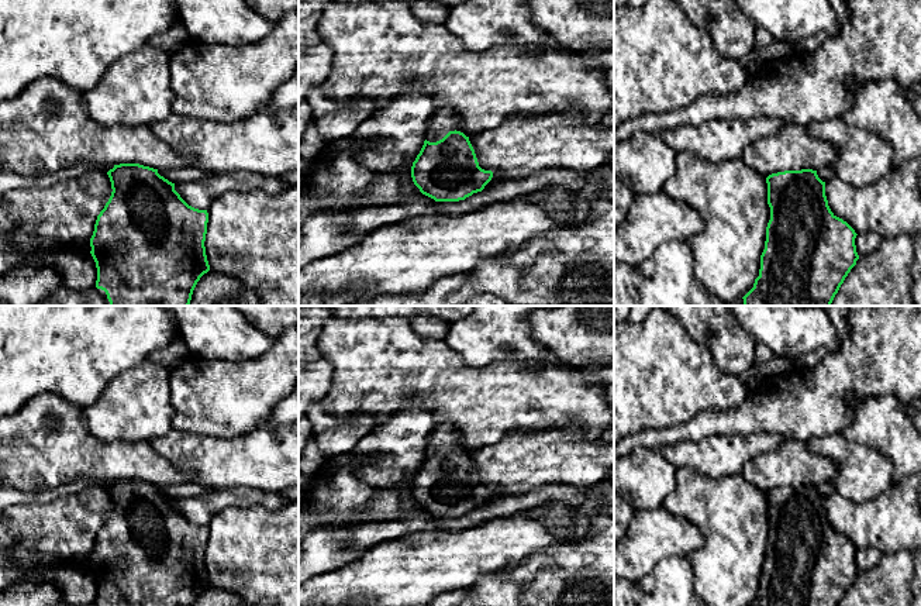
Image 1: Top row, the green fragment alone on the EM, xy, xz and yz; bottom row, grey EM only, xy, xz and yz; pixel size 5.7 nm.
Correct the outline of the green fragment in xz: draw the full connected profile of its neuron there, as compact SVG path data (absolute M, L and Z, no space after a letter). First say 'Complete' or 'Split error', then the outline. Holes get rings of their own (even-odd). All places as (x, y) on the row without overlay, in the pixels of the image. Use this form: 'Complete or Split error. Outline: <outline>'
Split error. Outline: M435 427L411 482L414 500L435 517L465 516L482 507L493 493L491 486L479 482L469 452L456 445L456 438L453 427Z

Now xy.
Complete. Outline: M120 479L114 481L114 483L110 485L107 490L110 493L113 507L104 524L97 531L94 547L90 554L90 569L97 583L96 603L101 606L194 606L200 593L210 586L204 562L208 538L207 526L199 526L189 521L175 506L175 499L161 492L158 485L139 479Z

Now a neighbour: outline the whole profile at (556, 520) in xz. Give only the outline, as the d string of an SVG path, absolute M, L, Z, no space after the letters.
M560 502L541 505L538 516L545 520L556 536L562 536L562 531L570 524L570 510Z

